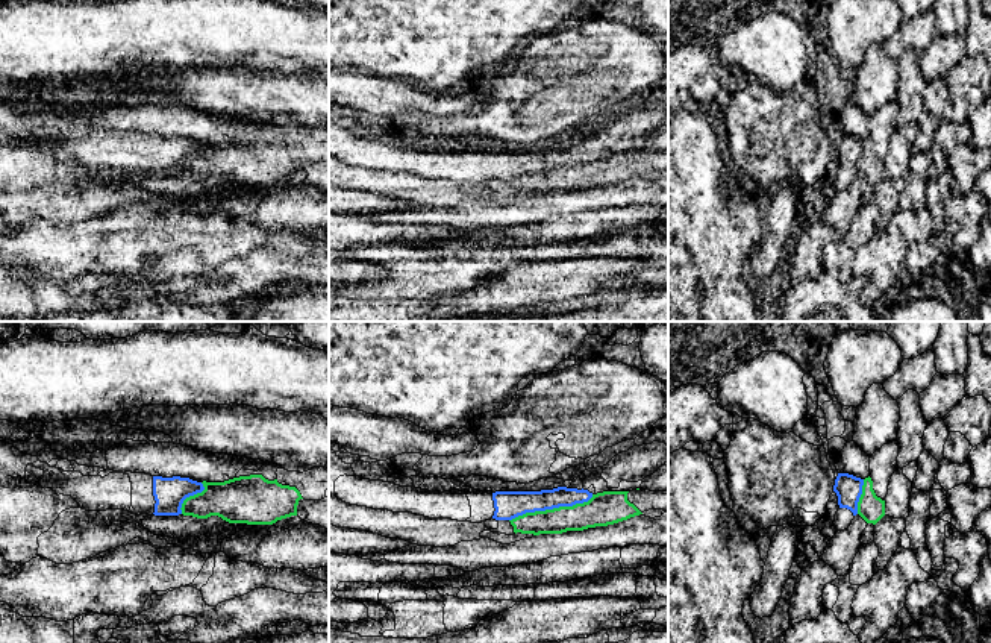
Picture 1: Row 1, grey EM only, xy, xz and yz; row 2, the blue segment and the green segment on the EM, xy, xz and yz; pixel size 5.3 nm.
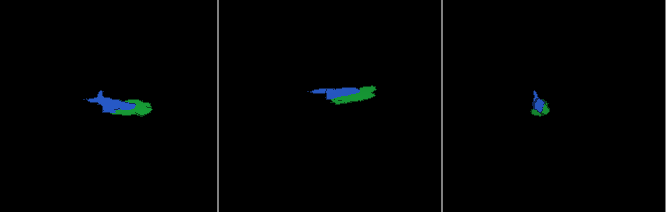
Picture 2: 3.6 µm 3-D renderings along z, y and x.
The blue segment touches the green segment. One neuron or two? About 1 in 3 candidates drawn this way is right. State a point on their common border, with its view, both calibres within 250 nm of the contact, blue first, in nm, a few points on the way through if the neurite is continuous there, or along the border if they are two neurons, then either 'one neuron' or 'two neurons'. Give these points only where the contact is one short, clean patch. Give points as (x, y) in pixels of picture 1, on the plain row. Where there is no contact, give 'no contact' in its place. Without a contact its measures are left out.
contact xz (550, 169); calibres 150 and 160 nm; two neurons

